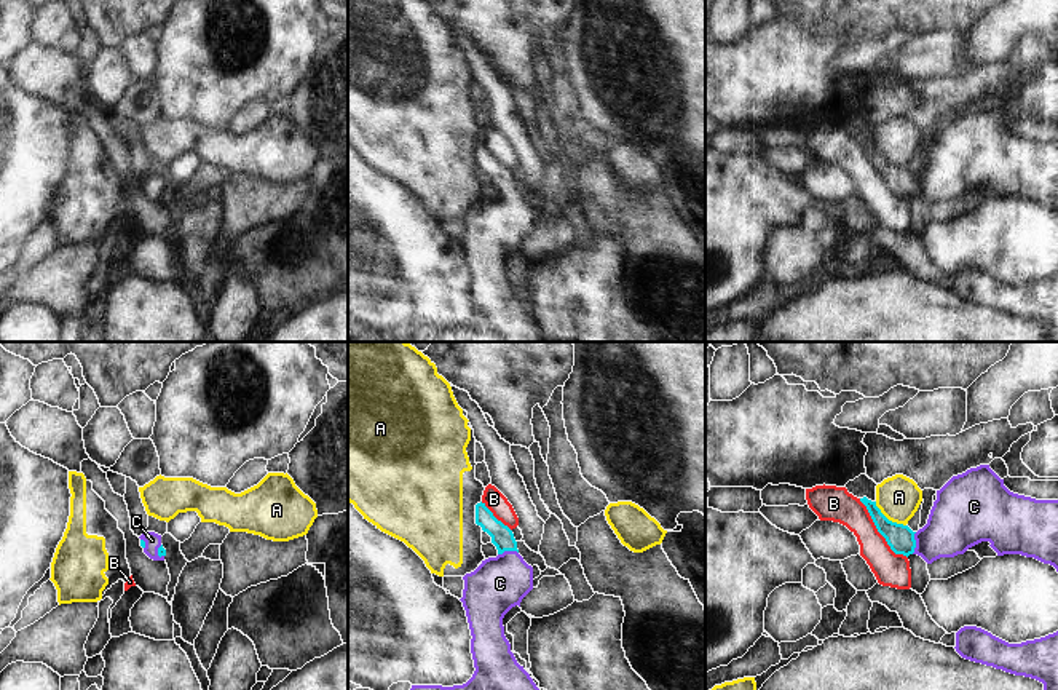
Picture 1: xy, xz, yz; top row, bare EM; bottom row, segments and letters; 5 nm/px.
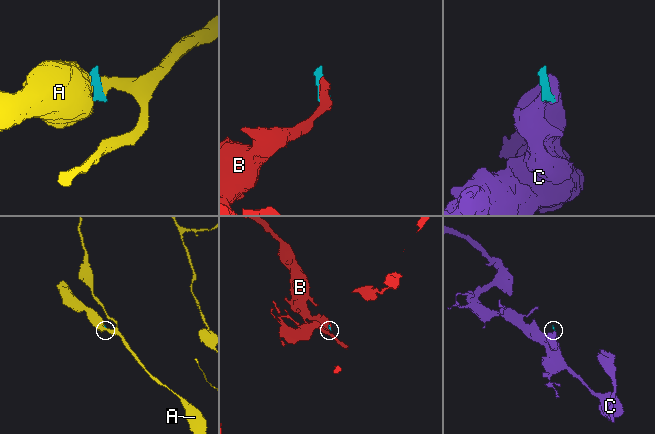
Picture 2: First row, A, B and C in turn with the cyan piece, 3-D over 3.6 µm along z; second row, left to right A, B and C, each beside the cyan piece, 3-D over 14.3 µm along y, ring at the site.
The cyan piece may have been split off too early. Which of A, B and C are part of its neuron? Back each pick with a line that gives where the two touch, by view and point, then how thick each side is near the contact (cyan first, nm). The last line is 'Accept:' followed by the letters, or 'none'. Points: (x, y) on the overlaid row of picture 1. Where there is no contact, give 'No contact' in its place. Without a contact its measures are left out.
C: Touches cyan at yz (915, 543). Thickness 140 nm (cyan) against 300 nm
Accept: C.

